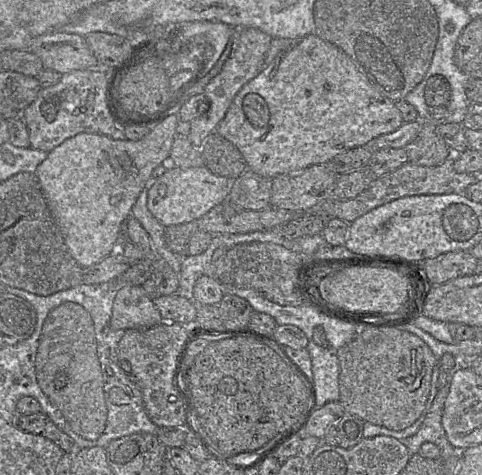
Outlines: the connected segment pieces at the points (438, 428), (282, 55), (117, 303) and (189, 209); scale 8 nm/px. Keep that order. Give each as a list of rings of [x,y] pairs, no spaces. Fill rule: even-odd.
[[[453,372],[448,374],[448,382],[443,388],[438,390],[432,407],[419,430],[414,435],[400,440],[407,447],[410,455],[418,453],[424,442],[436,444],[440,449],[442,458],[461,457],[462,452],[465,450],[456,448],[449,442],[442,426],[443,408],[446,397],[449,394],[452,374]]]
[[[315,33],[304,36],[302,38],[285,38],[285,39],[293,39],[291,42],[291,45],[289,48],[282,50],[276,58],[270,63],[270,64],[265,64],[264,68],[262,71],[252,80],[250,80],[248,83],[246,83],[241,90],[237,93],[237,95],[234,97],[233,101],[230,104],[230,107],[228,108],[228,111],[226,112],[226,115],[222,119],[222,121],[219,123],[215,131],[218,132],[219,135],[230,141],[235,147],[238,148],[238,150],[241,152],[243,155],[246,163],[247,163],[247,168],[250,169],[251,171],[257,173],[258,175],[266,178],[266,179],[273,179],[274,177],[282,174],[291,174],[295,172],[300,172],[302,170],[305,170],[306,168],[313,166],[313,165],[319,165],[319,164],[328,164],[330,163],[337,155],[342,154],[348,150],[351,150],[353,148],[359,147],[359,146],[368,146],[371,145],[372,142],[385,134],[392,133],[399,129],[402,124],[404,123],[403,117],[399,109],[396,107],[396,103],[388,99],[386,96],[382,95],[375,87],[372,86],[372,84],[369,82],[368,78],[362,74],[357,66],[354,64],[352,59],[339,47],[336,45],[321,39],[319,36],[317,36]]]
[[[120,285],[113,303],[110,329],[143,329],[162,321],[154,300],[147,295],[142,285]]]
[[[168,164],[168,169],[163,175],[156,179],[152,178],[147,196],[147,208],[165,227],[191,222],[227,200],[234,180],[213,174],[205,165],[179,168]]]

